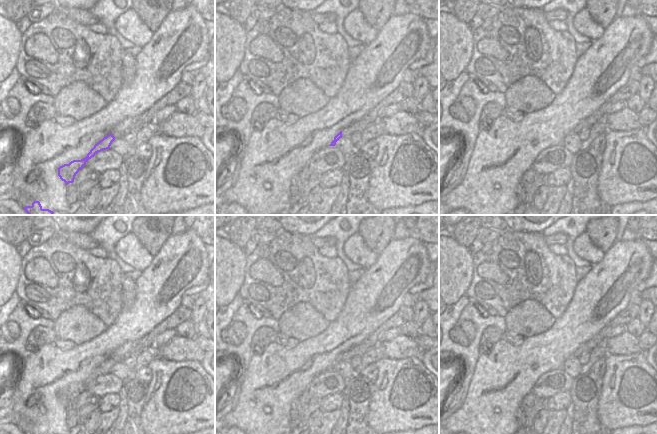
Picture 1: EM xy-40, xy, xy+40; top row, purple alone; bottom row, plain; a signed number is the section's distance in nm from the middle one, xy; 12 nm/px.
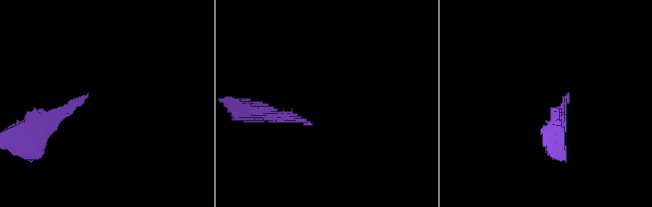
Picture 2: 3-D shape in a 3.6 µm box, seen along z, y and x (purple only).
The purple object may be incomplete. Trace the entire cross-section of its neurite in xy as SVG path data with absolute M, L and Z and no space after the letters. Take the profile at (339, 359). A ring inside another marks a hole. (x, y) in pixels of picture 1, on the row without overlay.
M402 305L400 309L385 323L379 326L367 338L365 338L359 345L353 346L350 350L340 355L331 366L329 370L335 370L336 366L342 361L350 361L353 357L362 357L368 349L377 346L379 335L391 328L400 328L407 321L411 321L414 315L414 308Z

